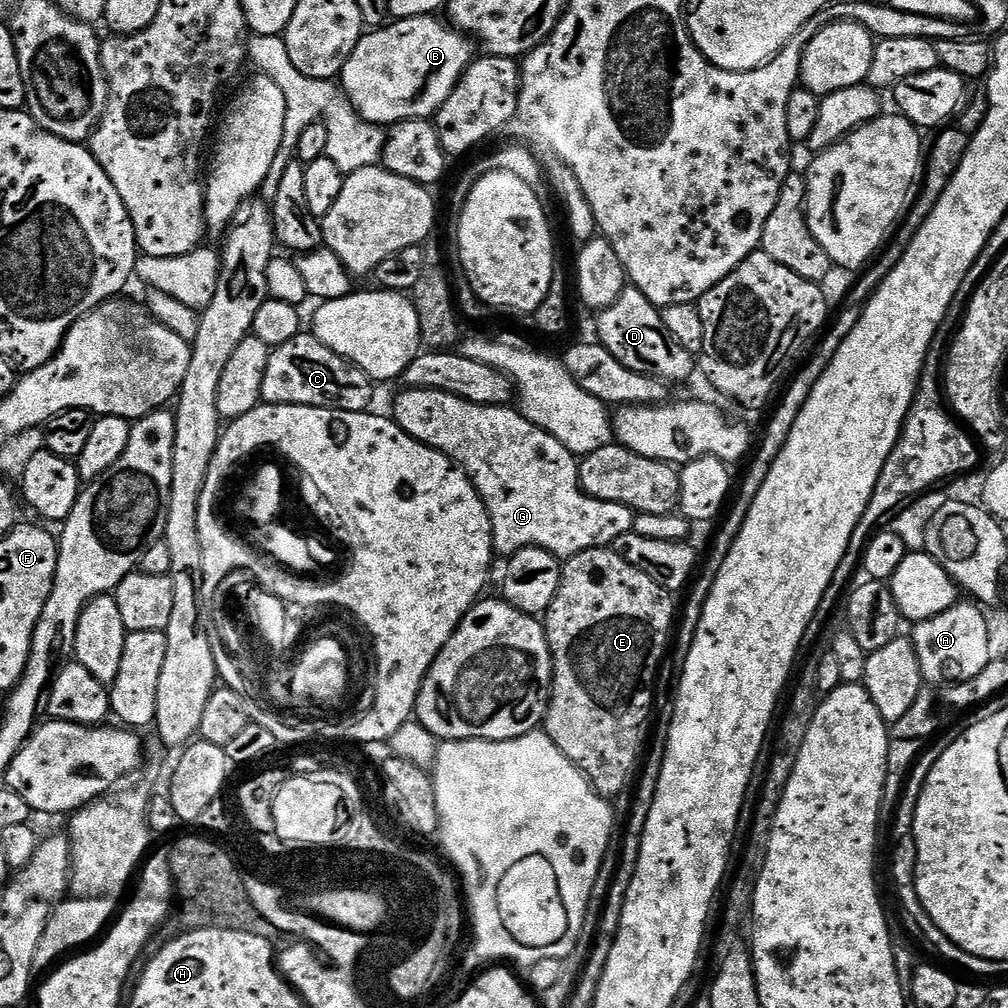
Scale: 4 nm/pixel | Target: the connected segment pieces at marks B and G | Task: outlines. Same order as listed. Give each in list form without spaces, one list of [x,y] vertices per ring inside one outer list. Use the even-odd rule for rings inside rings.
[[[439,15],[398,20],[383,28],[365,31],[358,46],[354,46],[338,80],[352,107],[368,124],[391,126],[403,120],[426,120],[440,111],[446,98],[450,98],[456,89],[460,75],[472,63],[474,53],[471,43],[471,39],[465,38]]]
[[[404,388],[396,396],[396,405],[392,408],[391,415],[396,421],[396,425],[406,434],[410,434],[418,442],[422,442],[426,446],[430,446],[434,450],[438,450],[442,454],[449,456],[454,463],[460,465],[464,472],[472,479],[472,484],[478,490],[478,494],[484,500],[486,510],[490,514],[490,522],[492,523],[492,546],[497,553],[502,554],[501,557],[507,558],[514,555],[518,550],[523,548],[541,548],[550,554],[561,558],[569,556],[577,556],[591,548],[606,548],[612,545],[616,539],[622,534],[632,531],[633,511],[631,508],[622,506],[618,502],[602,502],[593,496],[585,496],[580,488],[580,465],[577,457],[573,456],[570,450],[566,450],[566,446],[562,446],[562,442],[558,442],[558,438],[554,438],[546,430],[542,430],[538,426],[534,426],[524,415],[512,406],[497,406],[495,404],[475,404],[469,400],[464,400],[461,396],[455,396],[449,392],[442,390],[426,390],[425,388]]]

